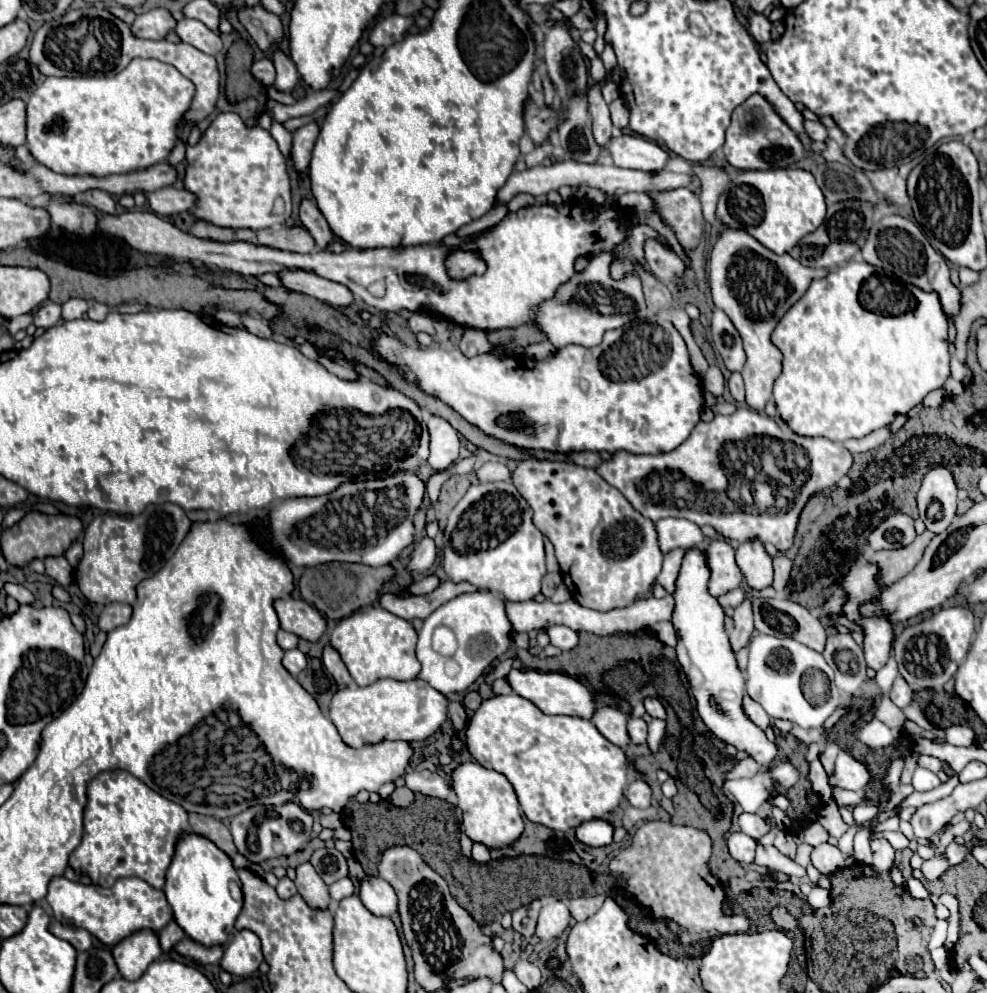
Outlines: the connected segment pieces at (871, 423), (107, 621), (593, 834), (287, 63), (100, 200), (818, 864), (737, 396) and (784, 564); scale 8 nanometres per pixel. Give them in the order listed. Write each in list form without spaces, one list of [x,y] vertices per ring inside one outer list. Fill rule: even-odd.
[[[850,260],[838,270],[830,272],[826,278],[814,280],[808,288],[808,292],[780,318],[778,326],[772,332],[772,344],[782,352],[782,374],[774,382],[774,400],[776,408],[780,412],[780,418],[786,422],[786,426],[800,434],[800,436],[824,436],[836,442],[844,442],[848,438],[864,438],[870,432],[888,426],[898,414],[910,412],[916,404],[924,400],[924,396],[936,388],[942,388],[946,378],[950,376],[950,356],[948,356],[948,320],[940,308],[938,296],[934,292],[922,292],[920,288],[912,284],[902,284],[896,276],[884,272],[882,268],[876,268],[864,260]]]
[[[120,602],[106,604],[98,616],[98,628],[108,634],[112,632],[112,628],[126,624],[130,620],[130,614],[132,614],[132,608],[128,604],[120,604]]]
[[[588,820],[576,828],[576,838],[588,846],[610,846],[614,826],[606,820]]]
[[[274,48],[272,50],[272,64],[276,68],[274,86],[282,92],[290,92],[294,88],[294,84],[298,82],[298,72],[296,72],[294,62],[280,48]]]
[[[88,190],[82,194],[84,200],[88,200],[96,210],[104,212],[104,214],[116,214],[116,202],[110,198],[110,194],[102,192],[102,190]]]
[[[820,844],[812,850],[812,866],[820,872],[830,876],[832,872],[838,872],[840,868],[844,868],[844,854],[832,846],[832,844]]]
[[[734,372],[734,374],[730,376],[728,388],[730,388],[732,398],[734,398],[740,406],[746,406],[746,402],[744,402],[744,380],[742,380],[742,376],[740,376],[738,372]]]
[[[776,556],[774,558],[774,582],[772,582],[772,588],[782,594],[786,584],[788,584],[788,578],[790,578],[790,570],[792,570],[792,562],[786,558],[786,556]]]

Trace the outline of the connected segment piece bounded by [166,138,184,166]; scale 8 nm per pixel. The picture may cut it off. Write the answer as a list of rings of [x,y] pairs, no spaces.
[[[178,138],[176,146],[174,146],[174,150],[168,154],[166,162],[168,162],[168,164],[172,164],[172,166],[176,166],[176,164],[180,164],[182,160],[184,160],[184,142]]]

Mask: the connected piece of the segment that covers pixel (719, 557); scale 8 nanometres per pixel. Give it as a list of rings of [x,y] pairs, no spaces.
[[[712,540],[704,546],[704,554],[710,568],[708,592],[712,596],[722,596],[732,588],[738,588],[742,583],[742,574],[735,560],[735,550],[726,544],[726,540]]]

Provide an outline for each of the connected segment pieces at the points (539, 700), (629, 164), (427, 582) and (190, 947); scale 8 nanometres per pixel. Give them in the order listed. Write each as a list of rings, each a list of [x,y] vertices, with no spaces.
[[[512,668],[506,678],[516,694],[534,702],[544,714],[566,714],[566,716],[578,716],[584,720],[592,720],[592,716],[596,712],[596,702],[594,702],[594,696],[590,694],[590,690],[566,674]]]
[[[622,134],[618,138],[612,138],[608,144],[608,152],[616,166],[650,172],[662,170],[670,158],[668,152],[656,142],[634,134]]]
[[[430,574],[430,576],[424,576],[418,582],[414,582],[410,586],[410,592],[412,594],[428,594],[428,592],[434,592],[438,586],[440,586],[440,578],[436,574]]]
[[[184,938],[182,942],[176,944],[174,950],[178,954],[186,956],[186,959],[191,962],[195,963],[196,961],[199,965],[207,965],[217,964],[221,960],[224,953],[224,945],[206,948],[206,946],[198,944],[198,942],[190,940],[190,938]]]

